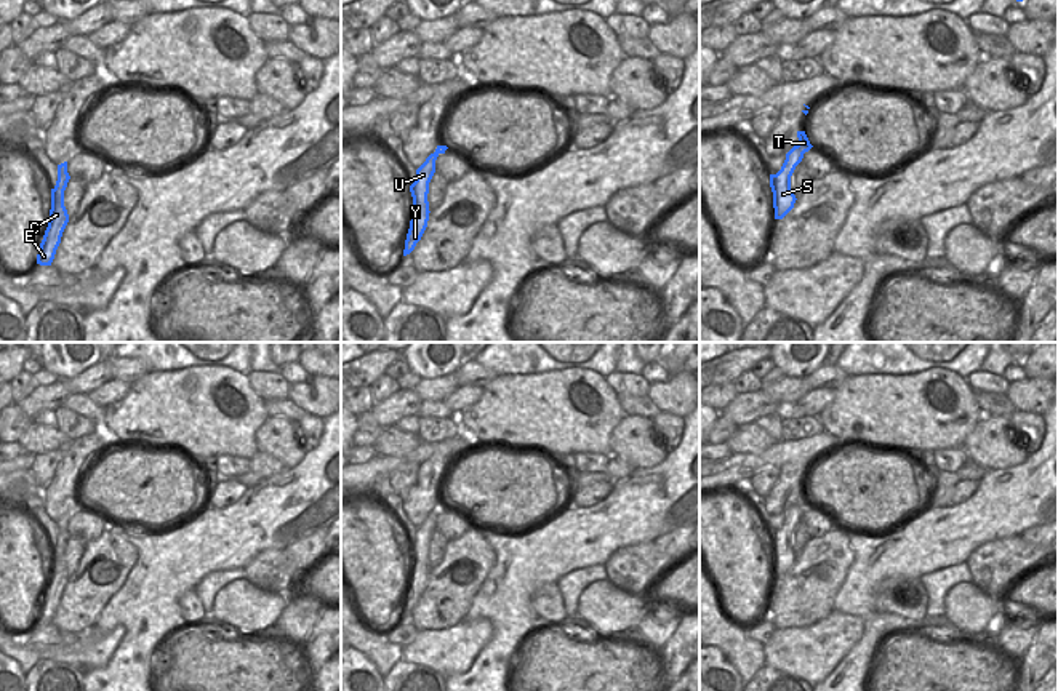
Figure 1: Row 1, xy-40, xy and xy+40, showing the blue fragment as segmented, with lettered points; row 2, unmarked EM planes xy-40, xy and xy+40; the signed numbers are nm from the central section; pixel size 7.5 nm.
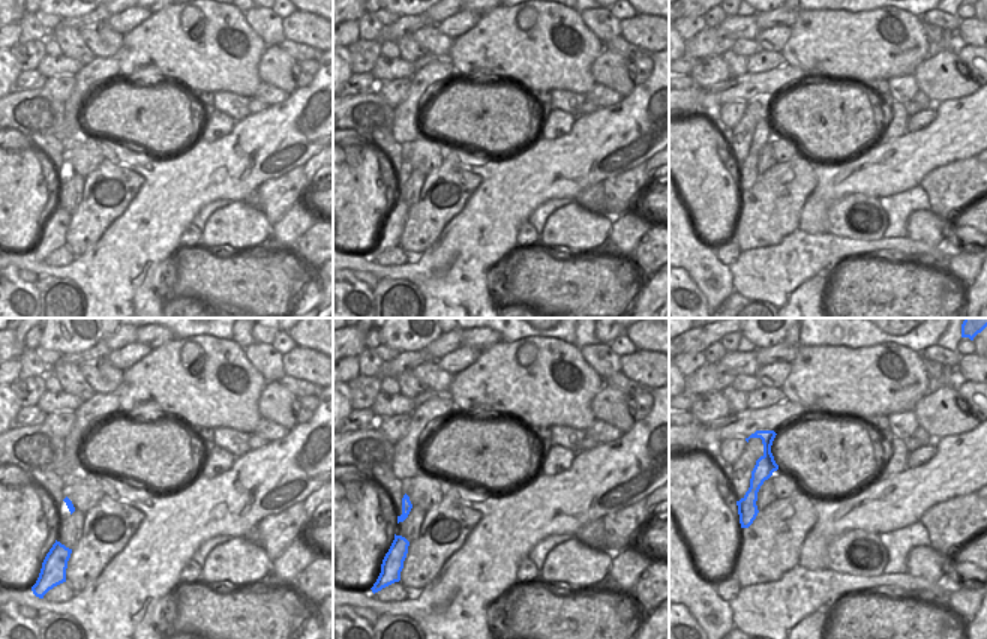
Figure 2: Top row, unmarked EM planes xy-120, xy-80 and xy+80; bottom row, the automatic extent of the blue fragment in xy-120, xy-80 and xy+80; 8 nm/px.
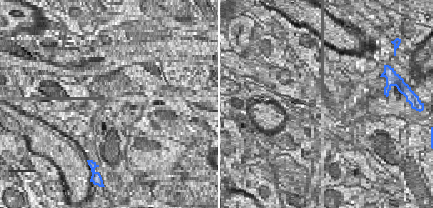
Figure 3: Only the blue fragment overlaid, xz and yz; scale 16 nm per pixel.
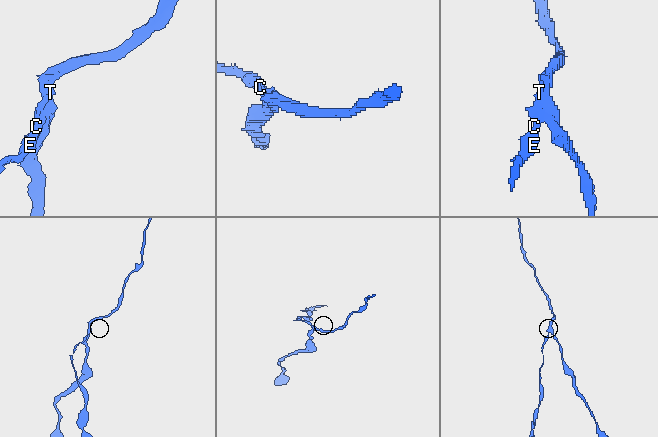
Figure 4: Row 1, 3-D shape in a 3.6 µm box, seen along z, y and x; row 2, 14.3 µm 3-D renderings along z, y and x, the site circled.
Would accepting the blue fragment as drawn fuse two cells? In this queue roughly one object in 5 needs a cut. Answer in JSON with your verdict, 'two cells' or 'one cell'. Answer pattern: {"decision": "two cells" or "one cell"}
{"decision": "two cells"}

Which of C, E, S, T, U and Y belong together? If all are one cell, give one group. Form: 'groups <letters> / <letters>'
groups C E Y / S T U

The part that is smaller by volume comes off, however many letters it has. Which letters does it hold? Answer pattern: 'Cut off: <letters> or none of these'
Cut off: C, E, Y

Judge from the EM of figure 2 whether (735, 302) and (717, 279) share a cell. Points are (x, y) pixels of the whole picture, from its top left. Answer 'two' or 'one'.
two

